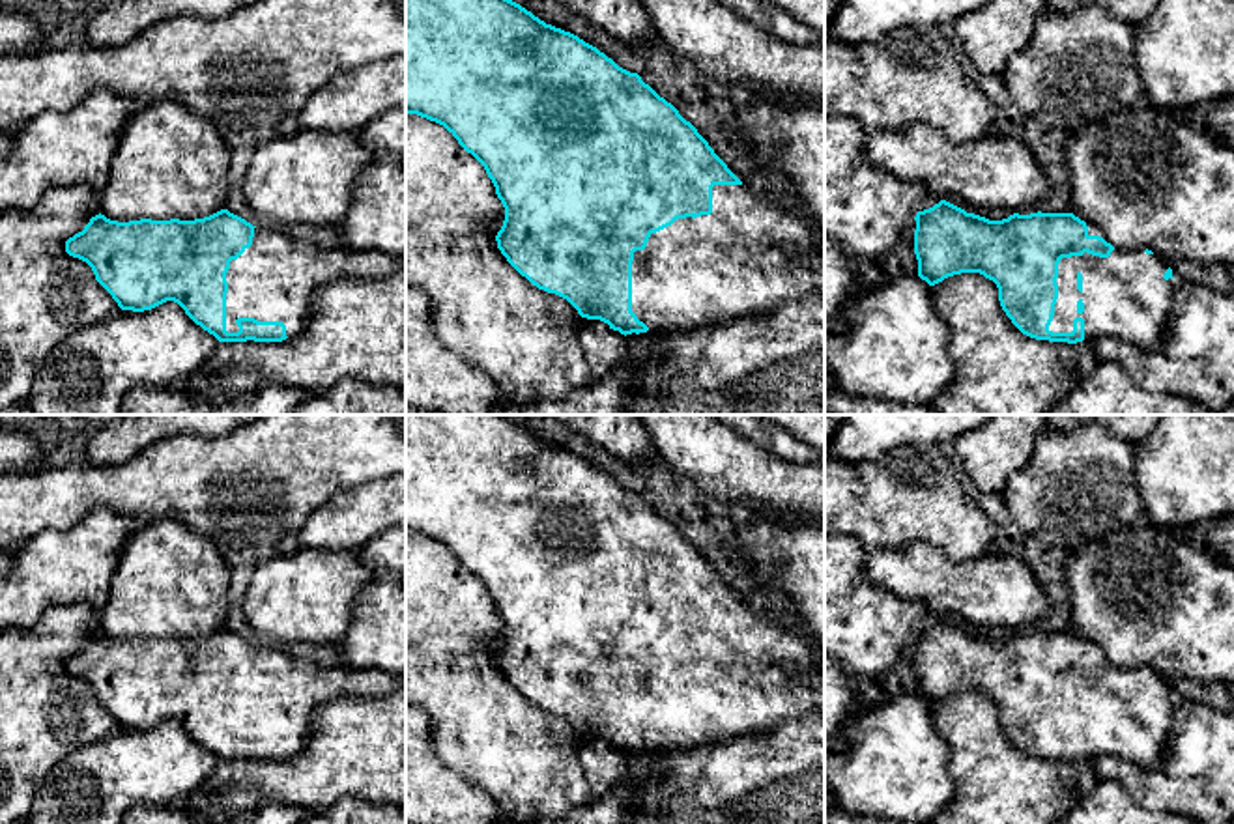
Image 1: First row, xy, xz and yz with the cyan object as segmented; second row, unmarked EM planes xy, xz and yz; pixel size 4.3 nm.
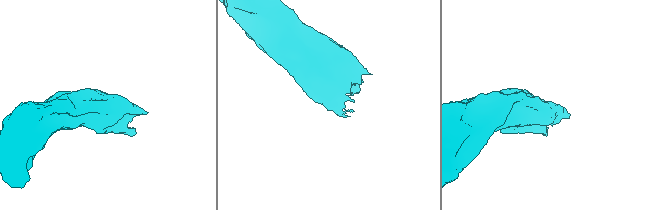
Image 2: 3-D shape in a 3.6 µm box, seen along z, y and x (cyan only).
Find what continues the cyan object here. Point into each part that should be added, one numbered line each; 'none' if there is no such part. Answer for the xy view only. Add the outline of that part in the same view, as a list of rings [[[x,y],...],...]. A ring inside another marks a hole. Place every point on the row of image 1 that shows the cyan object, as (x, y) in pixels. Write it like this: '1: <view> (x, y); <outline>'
1: xy (273, 281); [[[267,222],[254,228],[252,245],[230,262],[226,273],[226,331],[237,333],[237,318],[282,321],[286,336],[307,329],[312,295],[340,278],[380,280],[398,273],[406,258],[348,245],[320,247],[299,241],[288,228]]]

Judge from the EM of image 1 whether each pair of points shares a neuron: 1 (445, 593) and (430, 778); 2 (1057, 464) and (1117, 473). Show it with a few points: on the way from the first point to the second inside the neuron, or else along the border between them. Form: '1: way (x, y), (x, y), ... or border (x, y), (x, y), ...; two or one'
1: border (425, 710), (432, 724), (432, 750), (462, 778); two
2: way (1072, 473), (1102, 473); one

